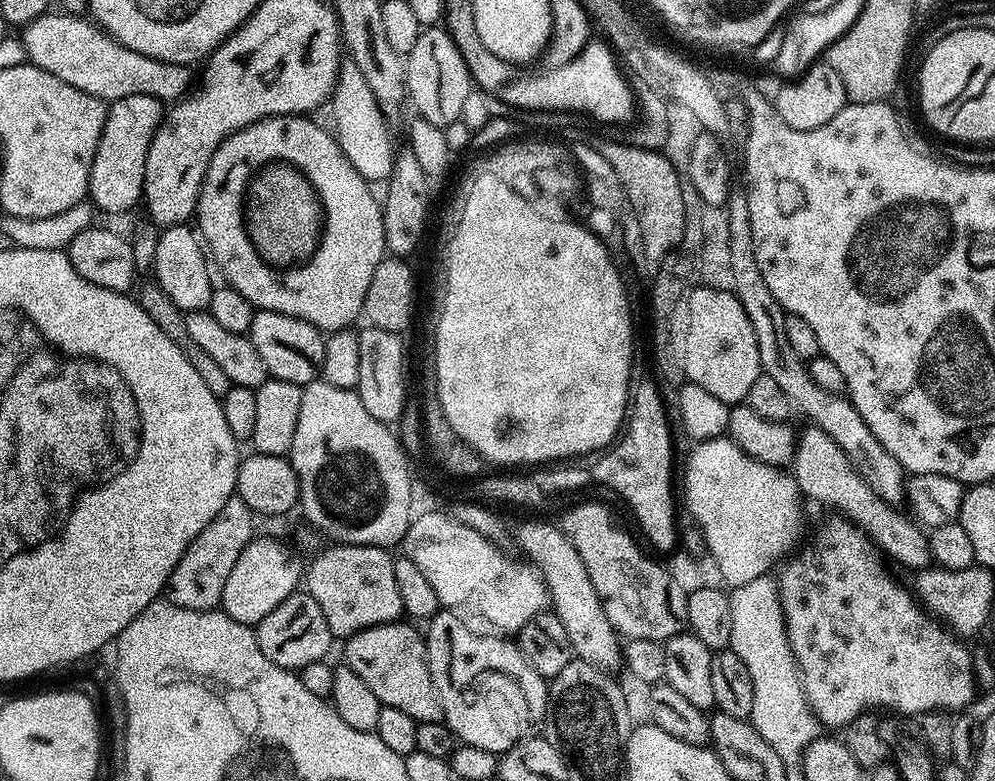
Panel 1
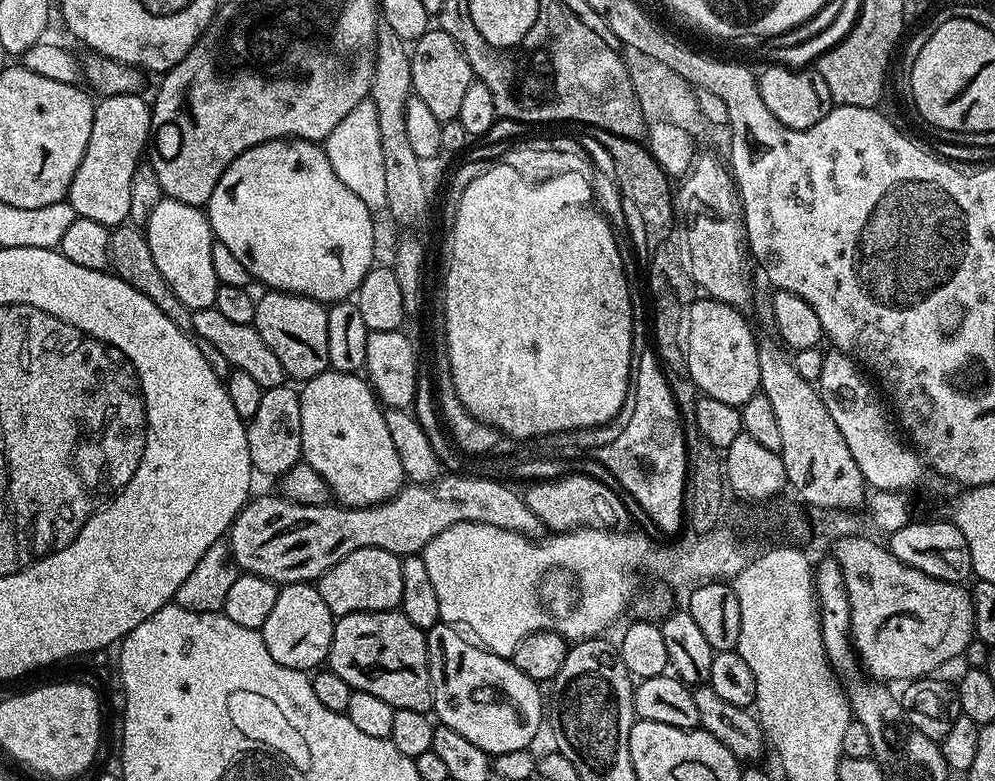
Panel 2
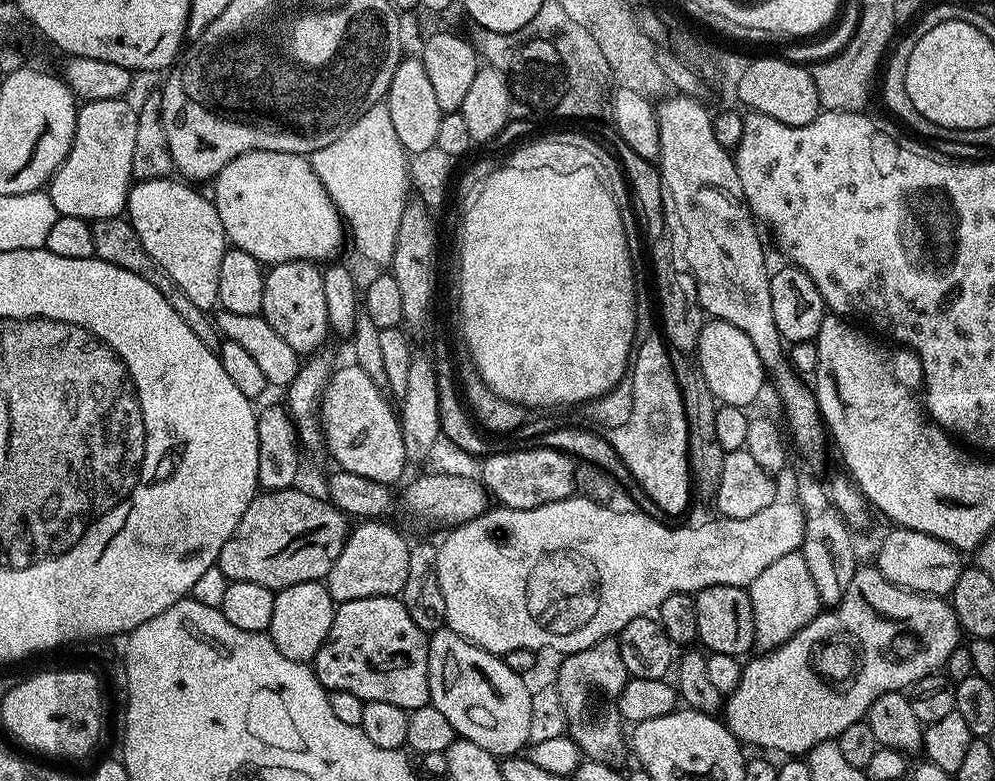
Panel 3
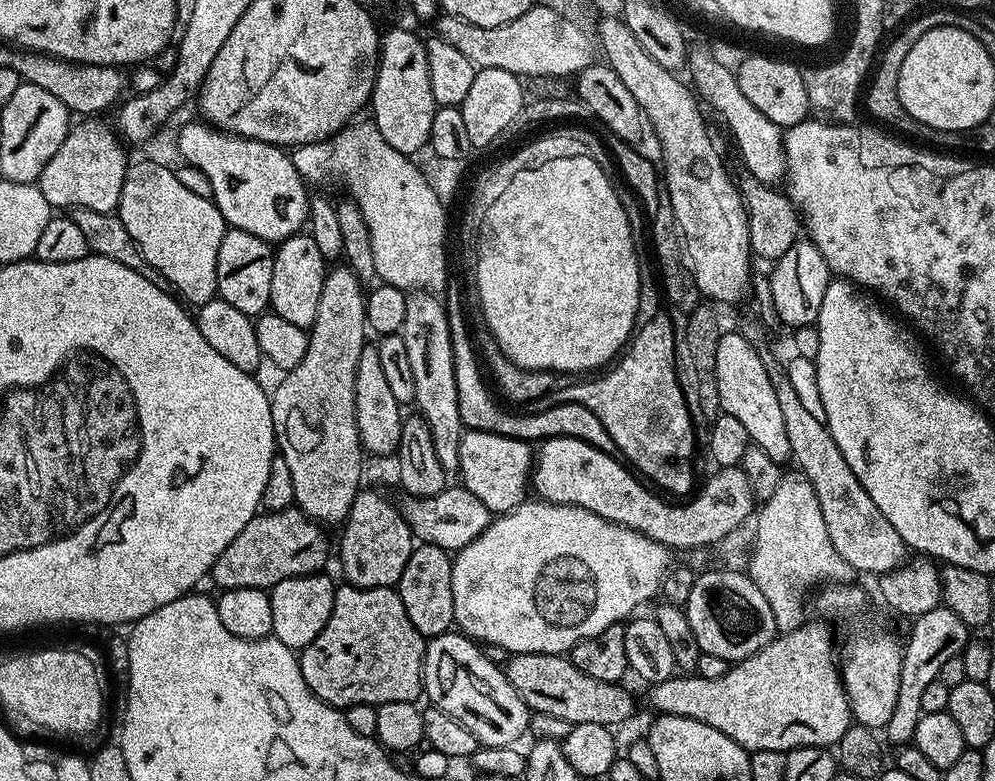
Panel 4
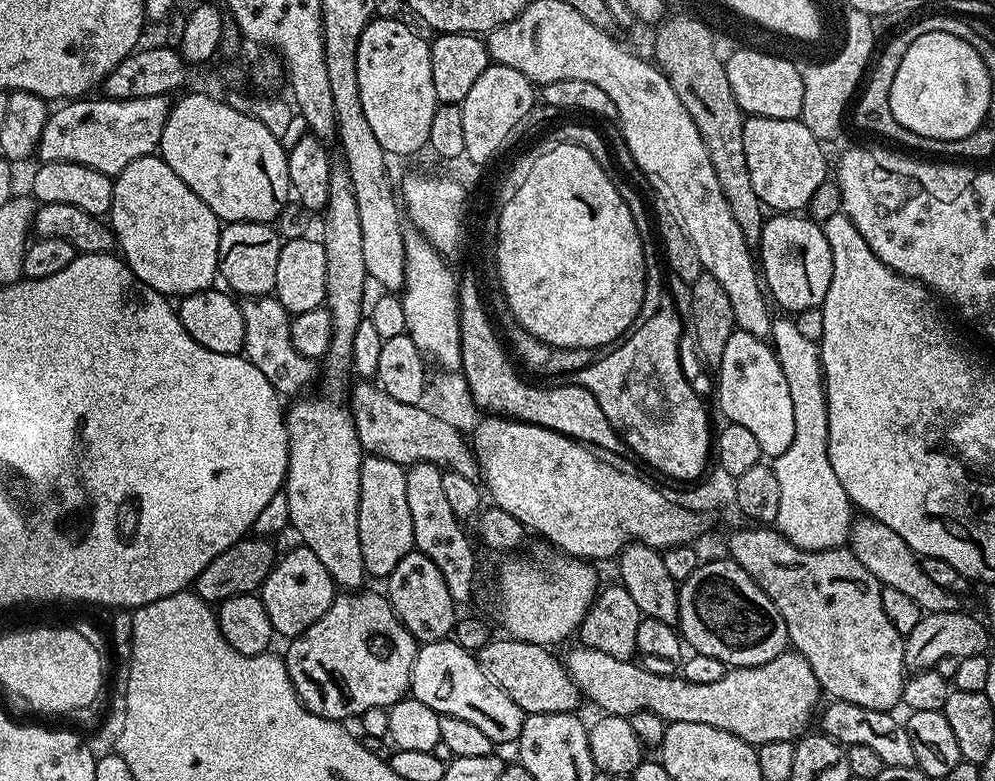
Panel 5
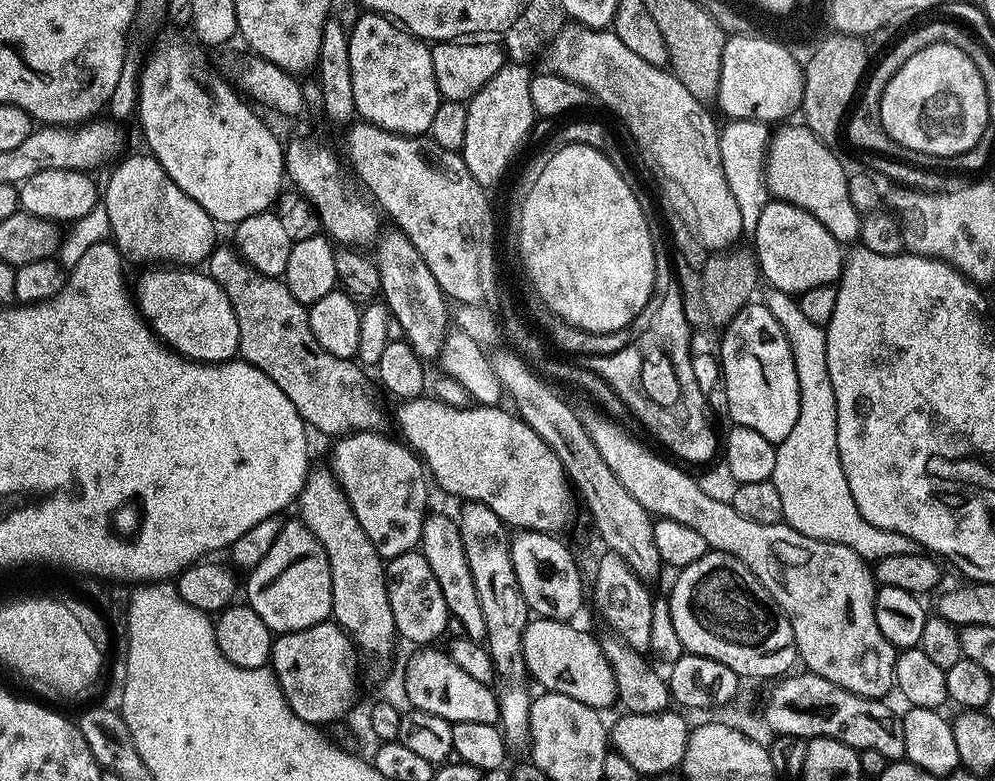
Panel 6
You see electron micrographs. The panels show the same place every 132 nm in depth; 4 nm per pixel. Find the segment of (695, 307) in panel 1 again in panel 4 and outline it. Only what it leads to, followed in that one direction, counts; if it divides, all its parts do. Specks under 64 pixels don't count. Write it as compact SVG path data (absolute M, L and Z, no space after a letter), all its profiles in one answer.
M725 331L718 342L718 394L721 398L723 415L738 418L746 426L746 434L751 443L757 444L774 462L781 466L793 459L786 425L782 423L782 409L778 407L778 398L774 395L774 386L770 386L770 377L766 375L766 366L758 358L756 347L739 331Z

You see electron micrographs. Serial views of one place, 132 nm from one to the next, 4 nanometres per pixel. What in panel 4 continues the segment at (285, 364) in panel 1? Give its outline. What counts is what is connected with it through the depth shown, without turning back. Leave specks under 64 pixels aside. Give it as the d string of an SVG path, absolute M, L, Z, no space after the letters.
M297 234L279 241L274 252L274 274L270 277L271 311L286 318L286 322L294 322L294 326L311 329L314 318L318 318L325 271L325 258L311 235Z

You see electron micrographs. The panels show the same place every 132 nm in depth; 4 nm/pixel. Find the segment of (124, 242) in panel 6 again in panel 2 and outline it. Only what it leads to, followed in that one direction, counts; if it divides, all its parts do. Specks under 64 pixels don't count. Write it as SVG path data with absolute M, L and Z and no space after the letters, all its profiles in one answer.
M163 198L150 211L146 235L154 263L162 278L170 282L170 290L178 294L178 302L193 310L213 307L222 280L216 277L216 256L212 253L214 237L207 211L186 202Z

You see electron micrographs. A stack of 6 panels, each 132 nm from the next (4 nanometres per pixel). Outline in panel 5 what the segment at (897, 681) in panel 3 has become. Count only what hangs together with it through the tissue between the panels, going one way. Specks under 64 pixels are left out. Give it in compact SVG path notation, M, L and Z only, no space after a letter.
M575 646L563 657L564 667L568 669L570 678L578 686L580 695L585 701L597 704L601 713L610 716L633 716L635 712L653 712L668 724L674 722L702 722L702 726L718 726L718 730L726 730L747 744L759 746L766 742L782 742L800 739L813 727L814 717L822 704L822 693L818 678L814 678L814 670L810 670L810 662L795 650L786 650L778 654L770 662L753 668L732 668L725 671L718 682L690 682L683 675L659 676L646 670L638 662L610 658L610 654L602 654L602 650Z

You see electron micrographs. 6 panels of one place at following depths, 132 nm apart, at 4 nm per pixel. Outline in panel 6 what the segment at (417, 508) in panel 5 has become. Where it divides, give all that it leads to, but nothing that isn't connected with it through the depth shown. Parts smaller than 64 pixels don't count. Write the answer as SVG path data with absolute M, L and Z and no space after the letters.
M436 510L429 511L424 519L420 535L419 551L423 552L438 586L442 586L442 598L446 598L448 615L462 622L464 635L472 640L484 640L486 634L486 617L482 615L482 602L478 602L478 590L474 587L474 574L470 574L470 562L466 562L466 546L462 546L462 534L459 523Z

